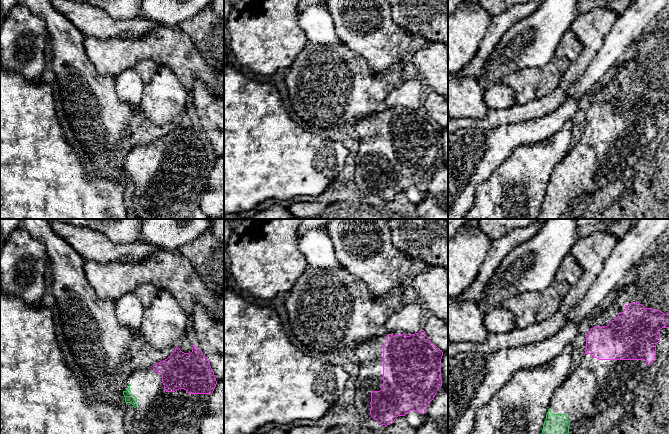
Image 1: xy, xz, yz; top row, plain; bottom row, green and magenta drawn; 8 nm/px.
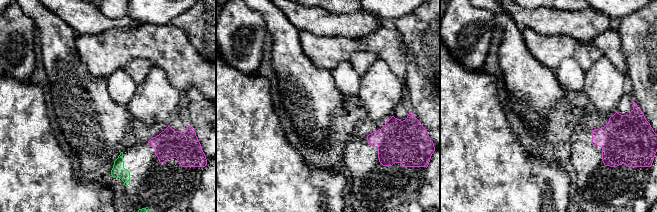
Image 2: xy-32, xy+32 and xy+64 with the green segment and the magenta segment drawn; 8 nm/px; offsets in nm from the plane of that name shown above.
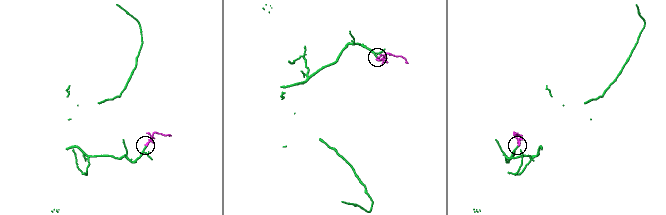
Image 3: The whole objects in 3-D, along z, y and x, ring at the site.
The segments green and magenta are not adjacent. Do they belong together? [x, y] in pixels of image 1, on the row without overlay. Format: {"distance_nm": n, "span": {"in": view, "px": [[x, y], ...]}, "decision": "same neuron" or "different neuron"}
{"distance_nm": 220, "span": {"in": "xy", "px": [[130, 160], [153, 145]]}, "decision": "same neuron"}

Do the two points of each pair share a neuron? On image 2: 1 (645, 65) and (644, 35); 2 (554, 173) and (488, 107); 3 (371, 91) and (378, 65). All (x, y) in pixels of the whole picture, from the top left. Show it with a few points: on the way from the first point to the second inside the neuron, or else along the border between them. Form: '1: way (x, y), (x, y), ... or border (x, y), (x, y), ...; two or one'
1: way (645, 58), (645, 42); one
2: way (533, 171), (490, 128); one
3: way (377, 85), (378, 71); one

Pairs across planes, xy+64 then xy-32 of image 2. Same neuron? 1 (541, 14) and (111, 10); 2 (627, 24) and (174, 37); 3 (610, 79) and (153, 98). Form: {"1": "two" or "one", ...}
{"1": "two", "2": "two", "3": "one"}

